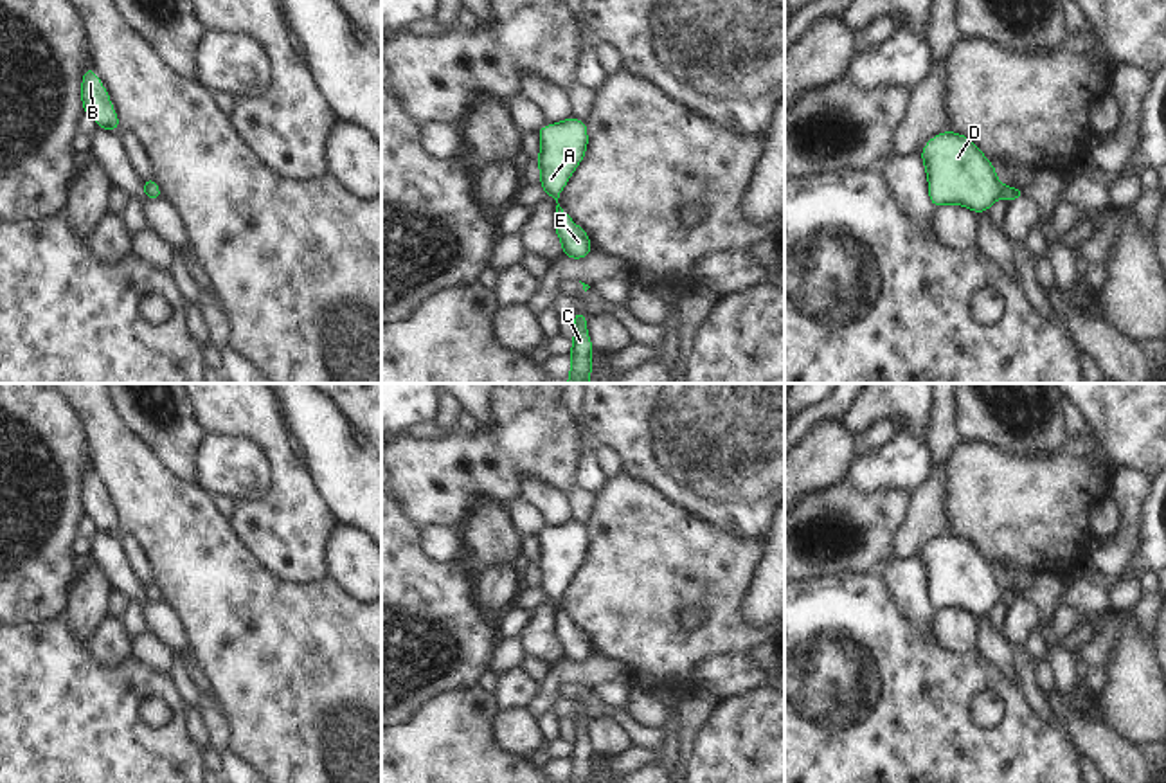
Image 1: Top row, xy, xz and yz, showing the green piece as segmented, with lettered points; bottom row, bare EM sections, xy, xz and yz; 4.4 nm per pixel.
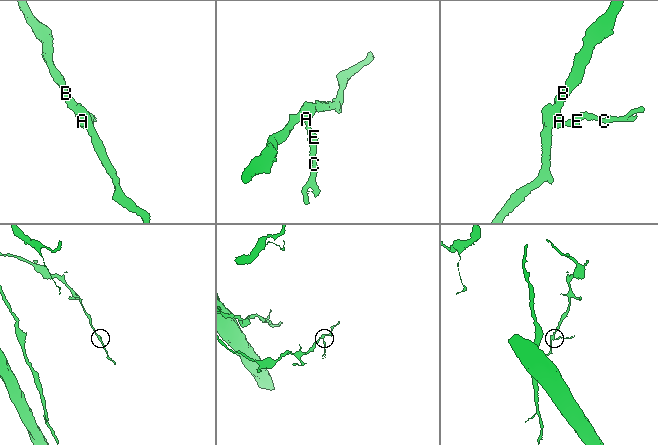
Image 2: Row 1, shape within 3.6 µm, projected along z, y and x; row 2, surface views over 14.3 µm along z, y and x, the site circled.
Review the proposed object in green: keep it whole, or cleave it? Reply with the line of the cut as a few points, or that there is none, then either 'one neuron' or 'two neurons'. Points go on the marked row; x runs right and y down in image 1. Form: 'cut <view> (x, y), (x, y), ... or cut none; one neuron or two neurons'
cut none; one neuron

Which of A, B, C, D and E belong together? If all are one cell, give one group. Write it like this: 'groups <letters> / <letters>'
groups A B C D E

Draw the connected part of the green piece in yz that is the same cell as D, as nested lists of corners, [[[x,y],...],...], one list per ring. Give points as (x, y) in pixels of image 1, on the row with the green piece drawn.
[[[934,135],[919,153],[934,207],[957,203],[972,212],[986,212],[999,198],[1013,202],[1026,196],[1020,187],[1002,185],[993,164],[964,135]]]

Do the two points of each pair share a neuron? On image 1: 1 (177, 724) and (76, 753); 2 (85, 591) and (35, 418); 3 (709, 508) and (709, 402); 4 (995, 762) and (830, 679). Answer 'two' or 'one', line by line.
1: one
2: two
3: one
4: one

